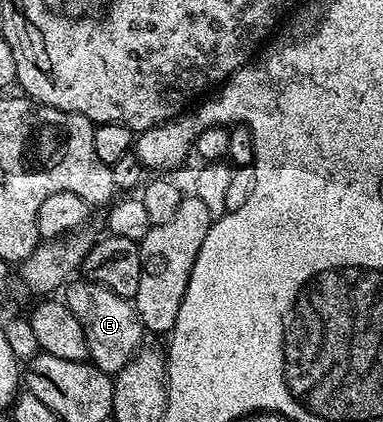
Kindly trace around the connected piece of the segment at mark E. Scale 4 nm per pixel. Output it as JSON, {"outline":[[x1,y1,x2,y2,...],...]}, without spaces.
{"outline":[[83,277,69,282,67,291,66,304,78,319,78,323,82,325,82,332,85,333,88,346,87,358,98,369,114,377,132,360,133,355,141,350,140,338,145,338,146,335,144,326,136,315,133,300,118,297,118,293,97,283,90,283]]}

